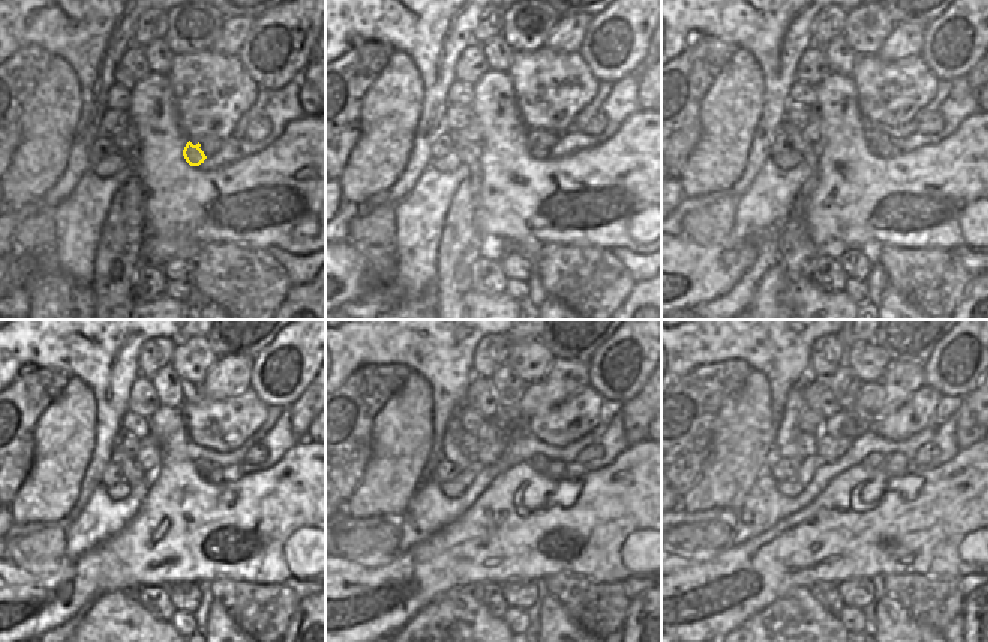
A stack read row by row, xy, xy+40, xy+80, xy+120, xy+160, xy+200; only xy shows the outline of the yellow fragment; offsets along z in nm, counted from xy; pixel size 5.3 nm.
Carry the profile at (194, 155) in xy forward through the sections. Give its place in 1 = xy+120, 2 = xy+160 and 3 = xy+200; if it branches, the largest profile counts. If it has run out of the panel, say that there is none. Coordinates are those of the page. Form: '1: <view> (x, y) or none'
1: xy+120 (213, 476)
2: xy+160 (555, 471)
3: xy+200 (894, 465)

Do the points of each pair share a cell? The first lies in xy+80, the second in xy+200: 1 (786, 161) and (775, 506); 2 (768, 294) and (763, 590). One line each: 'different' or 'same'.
1: different
2: different

